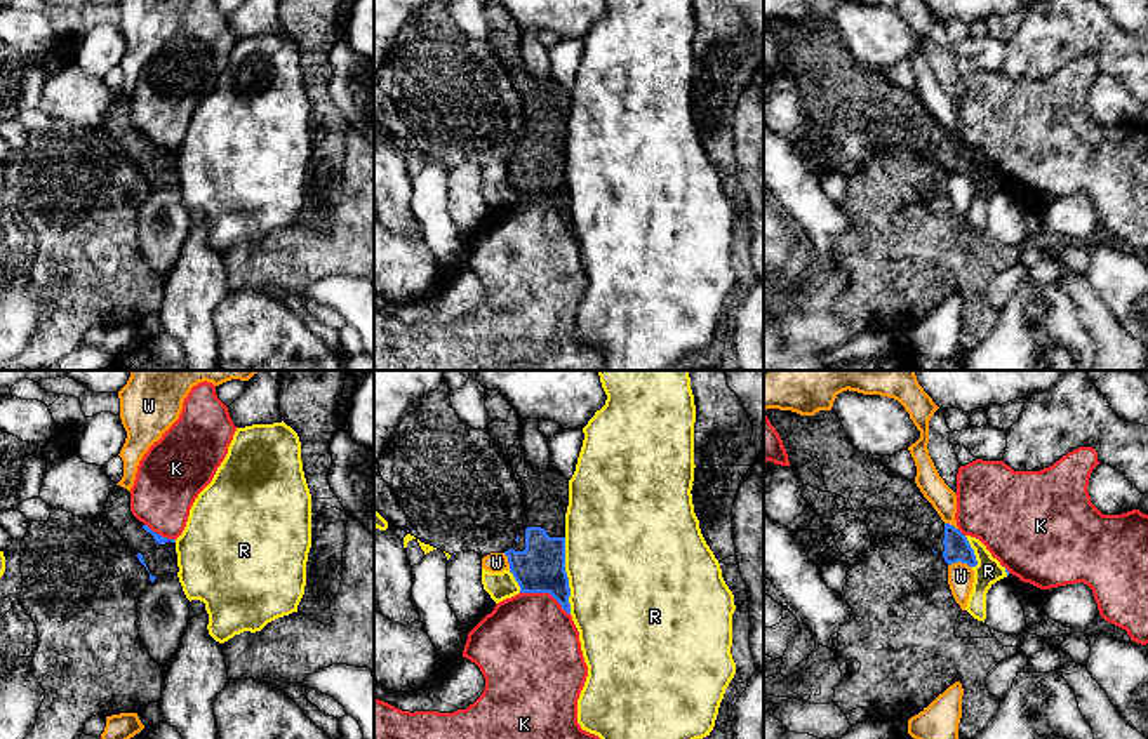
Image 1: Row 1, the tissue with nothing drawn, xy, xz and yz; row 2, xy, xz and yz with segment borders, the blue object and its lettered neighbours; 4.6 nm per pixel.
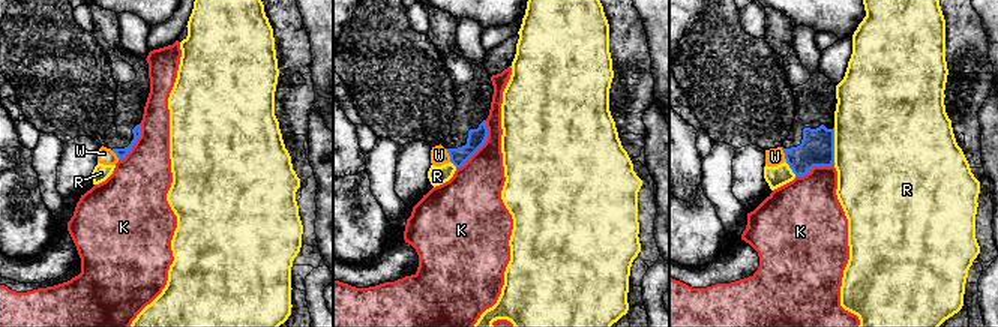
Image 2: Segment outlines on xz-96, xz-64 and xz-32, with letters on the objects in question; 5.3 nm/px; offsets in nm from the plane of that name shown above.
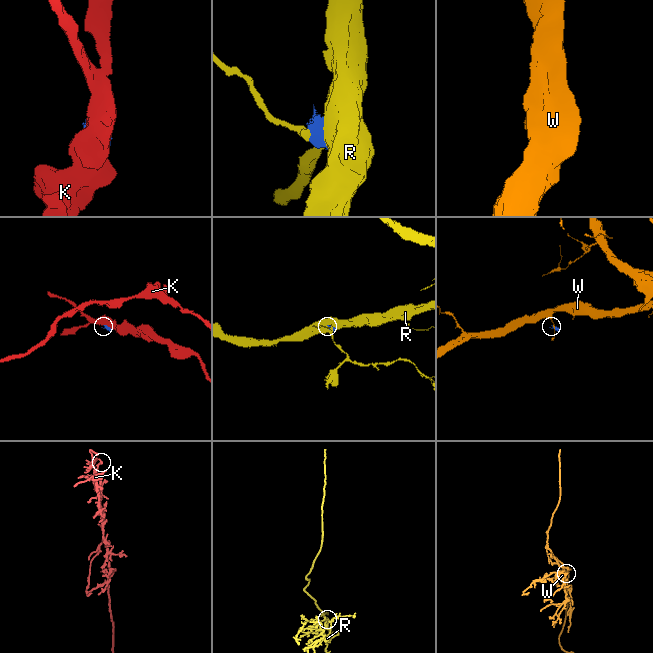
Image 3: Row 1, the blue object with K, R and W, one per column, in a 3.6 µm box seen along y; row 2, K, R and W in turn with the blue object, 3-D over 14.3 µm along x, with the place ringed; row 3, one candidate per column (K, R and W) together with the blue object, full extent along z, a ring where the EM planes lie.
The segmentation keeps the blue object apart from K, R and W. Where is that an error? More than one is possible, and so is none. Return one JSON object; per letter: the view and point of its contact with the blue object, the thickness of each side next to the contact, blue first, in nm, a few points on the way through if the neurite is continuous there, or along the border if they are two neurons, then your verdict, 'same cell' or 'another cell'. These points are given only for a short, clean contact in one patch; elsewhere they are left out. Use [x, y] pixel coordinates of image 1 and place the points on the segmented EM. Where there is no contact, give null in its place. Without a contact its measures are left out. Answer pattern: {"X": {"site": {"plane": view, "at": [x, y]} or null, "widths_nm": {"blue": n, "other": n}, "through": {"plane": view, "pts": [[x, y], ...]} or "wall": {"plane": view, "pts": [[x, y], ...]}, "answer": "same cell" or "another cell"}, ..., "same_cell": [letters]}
{"K": {"site": {"plane": "xz", "at": [545, 592]}, "widths_nm": {"blue": 220, "other": 440}, "answer": "another cell"}, "R": {"site": {"plane": "xz", "at": [566, 576]}, "widths_nm": {"blue": 220, "other": 480}, "answer": "another cell"}, "W": {"site": {"plane": "yz", "at": [961, 560]}, "widths_nm": {"blue": 120, "other": 120}, "wall": {"plane": "yz", "pts": [[948, 564], [961, 562], [971, 567]]}, "answer": "another cell"}, "same_cell": []}

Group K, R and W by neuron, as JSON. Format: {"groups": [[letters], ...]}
{"groups": [["K"], ["R"], ["W"]]}

